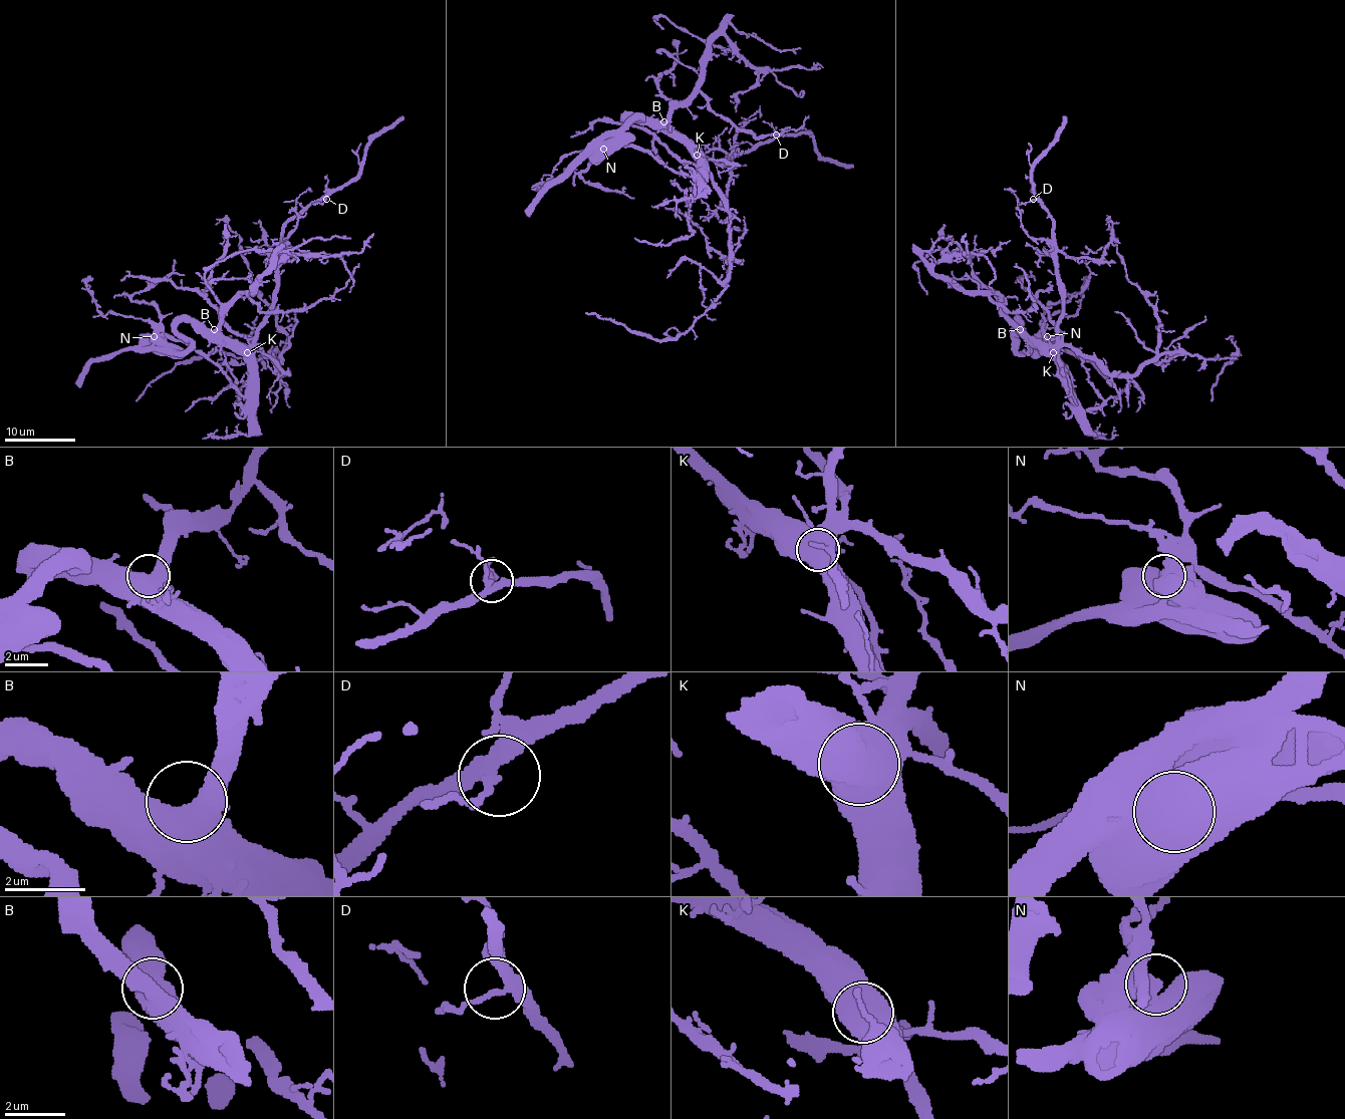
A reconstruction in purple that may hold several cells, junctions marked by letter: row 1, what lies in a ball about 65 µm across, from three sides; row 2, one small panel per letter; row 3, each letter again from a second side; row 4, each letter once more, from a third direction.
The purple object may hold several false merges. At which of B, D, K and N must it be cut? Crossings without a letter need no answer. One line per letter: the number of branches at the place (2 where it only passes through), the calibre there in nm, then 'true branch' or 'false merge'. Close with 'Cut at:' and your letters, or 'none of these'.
B: branches 2; calibre 600 nm; true branch
D: branches 3; calibre 240 nm; true branch
K: branches 2; calibre 1000 nm; true branch
N: branches 1; calibre 850 nm; true branch
Cut at: none of these

